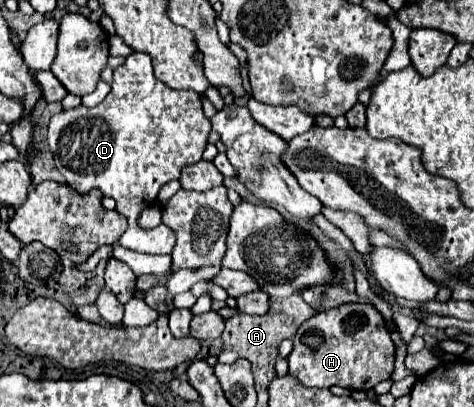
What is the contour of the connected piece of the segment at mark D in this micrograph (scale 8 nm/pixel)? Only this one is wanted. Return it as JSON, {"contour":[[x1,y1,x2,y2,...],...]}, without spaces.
{"contour":[[133,52,123,66,113,74,111,92,95,108,71,108,55,114,49,122,49,148,55,156,59,172,65,176,67,184,79,194,99,188,103,196,111,196,117,202,117,210,129,220,127,234,119,238,123,248,145,252,145,254,171,254,175,248,175,232,160,224,147,229,139,226,141,212,157,200,157,192,163,184,179,180,181,168,201,160,201,154,207,146,207,136,211,132,211,122,203,114,201,96,193,90,171,90,167,84,159,82,153,74,151,58,143,52]]}

